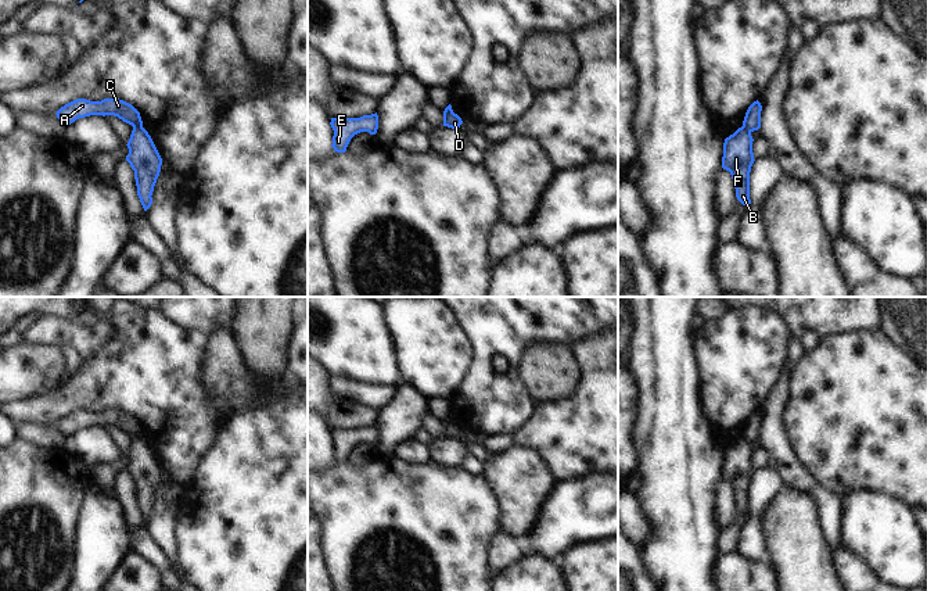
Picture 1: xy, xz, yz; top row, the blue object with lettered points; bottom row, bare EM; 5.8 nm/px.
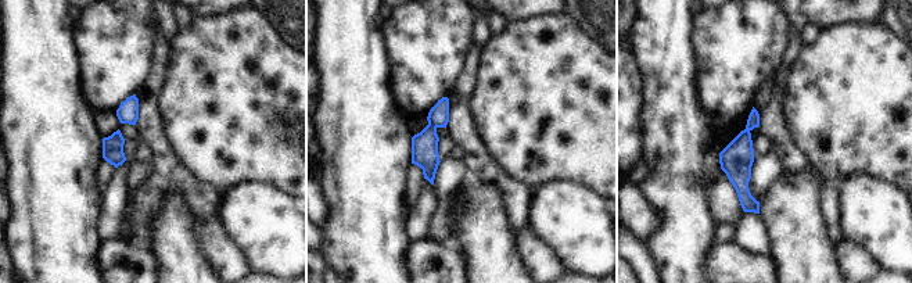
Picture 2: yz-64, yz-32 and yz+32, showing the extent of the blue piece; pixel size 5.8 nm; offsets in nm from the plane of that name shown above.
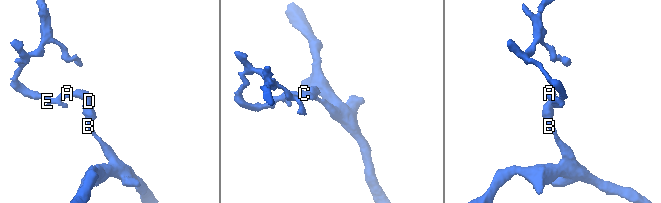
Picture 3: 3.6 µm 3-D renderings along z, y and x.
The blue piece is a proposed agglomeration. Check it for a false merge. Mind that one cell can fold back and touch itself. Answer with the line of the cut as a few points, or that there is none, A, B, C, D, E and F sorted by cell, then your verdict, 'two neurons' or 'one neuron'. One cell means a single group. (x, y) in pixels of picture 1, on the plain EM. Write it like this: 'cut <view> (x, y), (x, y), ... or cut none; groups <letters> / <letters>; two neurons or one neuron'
cut xy (133, 437), (142, 439); groups A C D E / B F; two neurons

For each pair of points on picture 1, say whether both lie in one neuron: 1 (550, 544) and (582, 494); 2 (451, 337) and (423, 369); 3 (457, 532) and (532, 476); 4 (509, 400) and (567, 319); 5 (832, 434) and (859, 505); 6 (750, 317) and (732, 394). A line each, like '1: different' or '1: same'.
1: same
2: same
3: different
4: same
5: different
6: same

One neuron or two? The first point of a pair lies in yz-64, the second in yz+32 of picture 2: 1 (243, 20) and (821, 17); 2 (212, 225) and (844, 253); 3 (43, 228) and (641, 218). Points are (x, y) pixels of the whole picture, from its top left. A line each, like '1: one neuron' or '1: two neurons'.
1: two neurons
2: one neuron
3: two neurons

